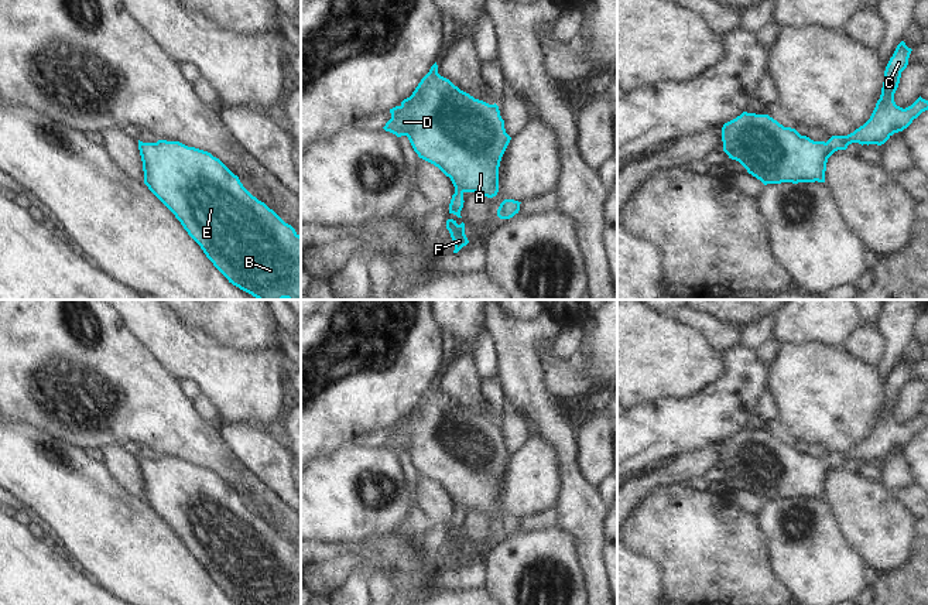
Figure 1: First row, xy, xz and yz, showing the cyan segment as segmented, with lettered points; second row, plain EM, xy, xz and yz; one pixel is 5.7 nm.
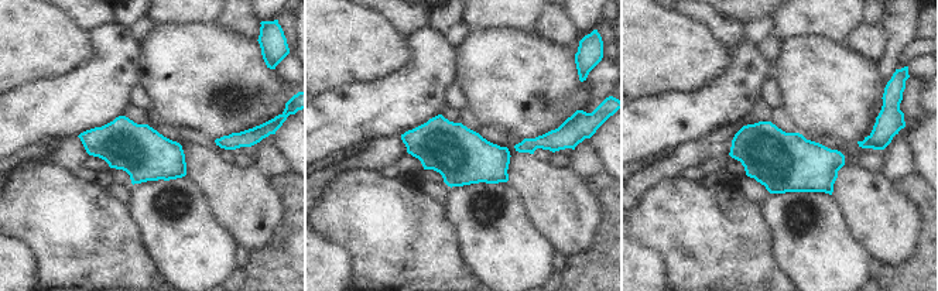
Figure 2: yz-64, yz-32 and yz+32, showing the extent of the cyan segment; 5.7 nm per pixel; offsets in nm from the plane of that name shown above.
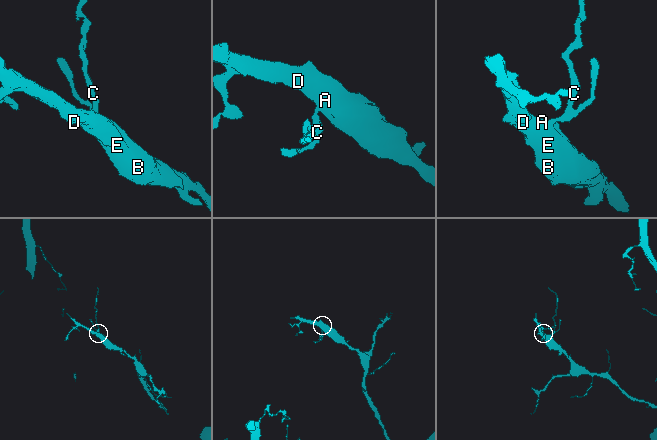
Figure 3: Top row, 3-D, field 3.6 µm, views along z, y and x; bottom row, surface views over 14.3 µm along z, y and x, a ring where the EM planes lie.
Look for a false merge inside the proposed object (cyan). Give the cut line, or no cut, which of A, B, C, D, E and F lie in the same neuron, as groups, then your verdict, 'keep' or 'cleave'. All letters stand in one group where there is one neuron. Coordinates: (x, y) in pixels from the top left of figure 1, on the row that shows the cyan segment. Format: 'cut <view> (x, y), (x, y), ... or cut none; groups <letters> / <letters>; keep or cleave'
cut none; groups A B C D E F; keep

